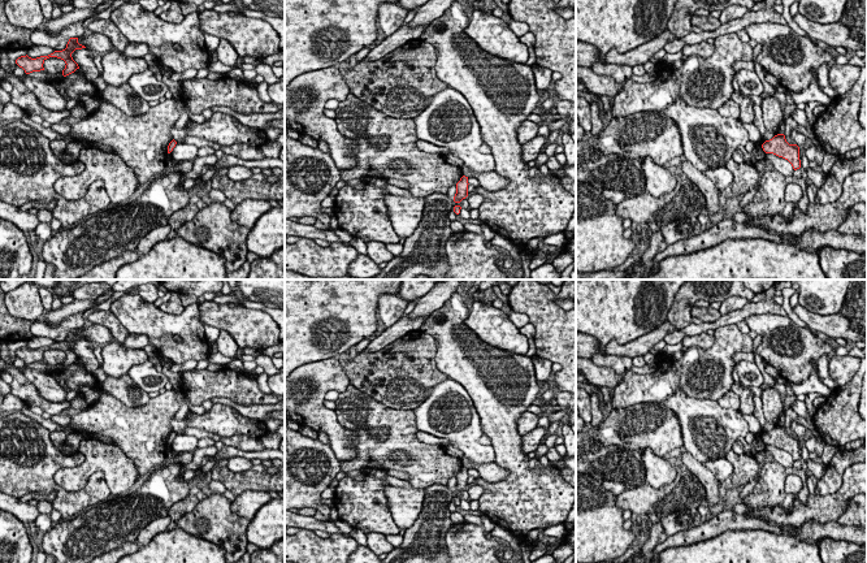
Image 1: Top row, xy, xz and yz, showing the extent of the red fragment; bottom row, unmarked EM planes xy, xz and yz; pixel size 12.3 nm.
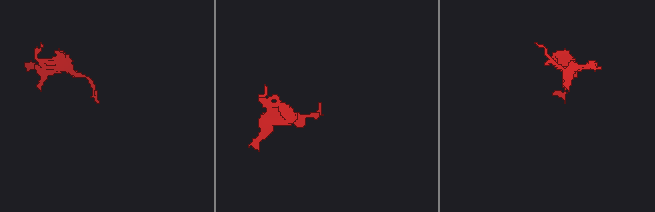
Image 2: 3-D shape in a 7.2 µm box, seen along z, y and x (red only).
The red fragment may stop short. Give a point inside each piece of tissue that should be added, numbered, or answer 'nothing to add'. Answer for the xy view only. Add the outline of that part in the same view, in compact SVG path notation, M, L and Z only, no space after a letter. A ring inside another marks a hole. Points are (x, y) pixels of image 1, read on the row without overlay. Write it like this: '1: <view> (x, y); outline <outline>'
nothing to add

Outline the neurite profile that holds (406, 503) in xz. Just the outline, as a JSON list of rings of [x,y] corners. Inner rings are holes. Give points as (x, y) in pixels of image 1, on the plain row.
[[[387,485],[385,494],[390,506],[391,516],[399,529],[407,529],[417,520],[425,497],[420,488],[398,488]]]

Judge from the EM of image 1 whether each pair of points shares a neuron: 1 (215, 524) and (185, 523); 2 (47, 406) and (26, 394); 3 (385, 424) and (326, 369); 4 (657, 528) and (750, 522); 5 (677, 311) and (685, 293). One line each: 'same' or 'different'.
1: same
2: same
3: different
4: different
5: same

